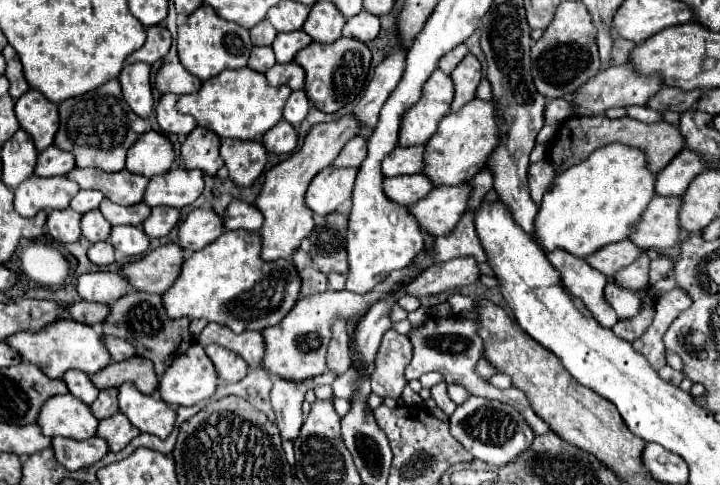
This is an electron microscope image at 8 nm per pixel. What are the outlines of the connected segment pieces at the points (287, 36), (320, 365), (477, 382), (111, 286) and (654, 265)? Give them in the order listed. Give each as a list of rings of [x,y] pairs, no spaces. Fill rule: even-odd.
[[[292,31],[292,33],[278,33],[278,37],[274,39],[274,53],[276,53],[276,61],[278,63],[288,63],[294,61],[294,55],[308,47],[312,43],[312,39],[304,33],[304,31]]]
[[[408,265],[406,269],[394,271],[386,277],[386,281],[382,281],[382,285],[374,287],[372,293],[366,297],[356,297],[354,293],[342,289],[342,291],[324,291],[324,293],[316,293],[300,299],[298,305],[294,305],[294,309],[290,311],[290,315],[284,317],[284,321],[262,331],[266,341],[266,355],[264,355],[262,367],[266,367],[268,373],[274,373],[288,381],[306,381],[310,377],[324,373],[326,353],[322,353],[322,347],[326,347],[330,341],[332,321],[336,317],[346,319],[354,313],[366,313],[374,301],[384,297],[384,293],[390,293],[392,289],[396,289],[400,283],[404,283],[408,277],[414,277],[414,275],[418,275],[416,265]]]
[[[446,317],[446,319],[436,319],[436,325],[430,325],[430,329],[418,329],[418,337],[410,337],[410,341],[414,345],[414,357],[412,357],[410,365],[406,367],[406,379],[410,381],[410,379],[418,379],[422,373],[440,371],[444,375],[446,383],[460,383],[472,395],[480,395],[480,397],[486,397],[486,399],[496,399],[496,401],[502,401],[502,403],[510,403],[518,413],[524,415],[524,419],[528,421],[528,425],[532,427],[532,431],[536,435],[542,435],[542,433],[550,431],[548,425],[536,413],[532,413],[532,407],[526,401],[522,391],[518,391],[518,389],[494,389],[492,385],[486,383],[486,379],[480,379],[474,373],[474,365],[482,357],[482,339],[476,335],[476,327],[478,327],[478,323],[472,321],[472,319]]]
[[[96,271],[80,275],[76,289],[86,301],[116,303],[124,293],[128,293],[128,281],[120,271]]]
[[[660,253],[660,259],[650,263],[650,281],[648,281],[648,291],[654,287],[656,281],[660,281],[664,277],[664,273],[672,267],[672,261],[668,259],[666,253]]]

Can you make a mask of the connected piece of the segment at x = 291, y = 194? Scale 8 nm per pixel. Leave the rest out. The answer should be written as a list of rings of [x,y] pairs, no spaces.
[[[344,115],[342,119],[332,123],[318,123],[306,133],[304,145],[296,153],[292,153],[292,157],[288,157],[286,161],[282,161],[280,165],[272,167],[266,173],[264,187],[254,203],[264,215],[264,227],[260,229],[264,261],[278,257],[292,257],[292,253],[300,247],[300,241],[310,235],[310,231],[314,229],[314,213],[308,209],[304,201],[306,189],[314,179],[314,175],[320,173],[324,167],[332,165],[342,147],[360,131],[362,125],[360,121],[356,121],[354,115]]]

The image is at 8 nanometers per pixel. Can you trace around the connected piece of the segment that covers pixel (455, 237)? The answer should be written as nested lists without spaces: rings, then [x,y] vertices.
[[[470,209],[464,213],[464,217],[458,221],[458,225],[448,233],[446,237],[436,237],[434,243],[434,261],[444,263],[456,257],[466,257],[472,255],[476,261],[486,263],[488,255],[476,235],[476,225],[474,225],[476,209]]]

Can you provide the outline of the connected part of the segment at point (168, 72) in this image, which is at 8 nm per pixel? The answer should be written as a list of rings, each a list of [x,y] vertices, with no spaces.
[[[164,63],[160,71],[156,73],[154,85],[160,93],[174,93],[174,95],[186,95],[196,93],[202,85],[202,81],[194,75],[190,75],[180,63]]]

